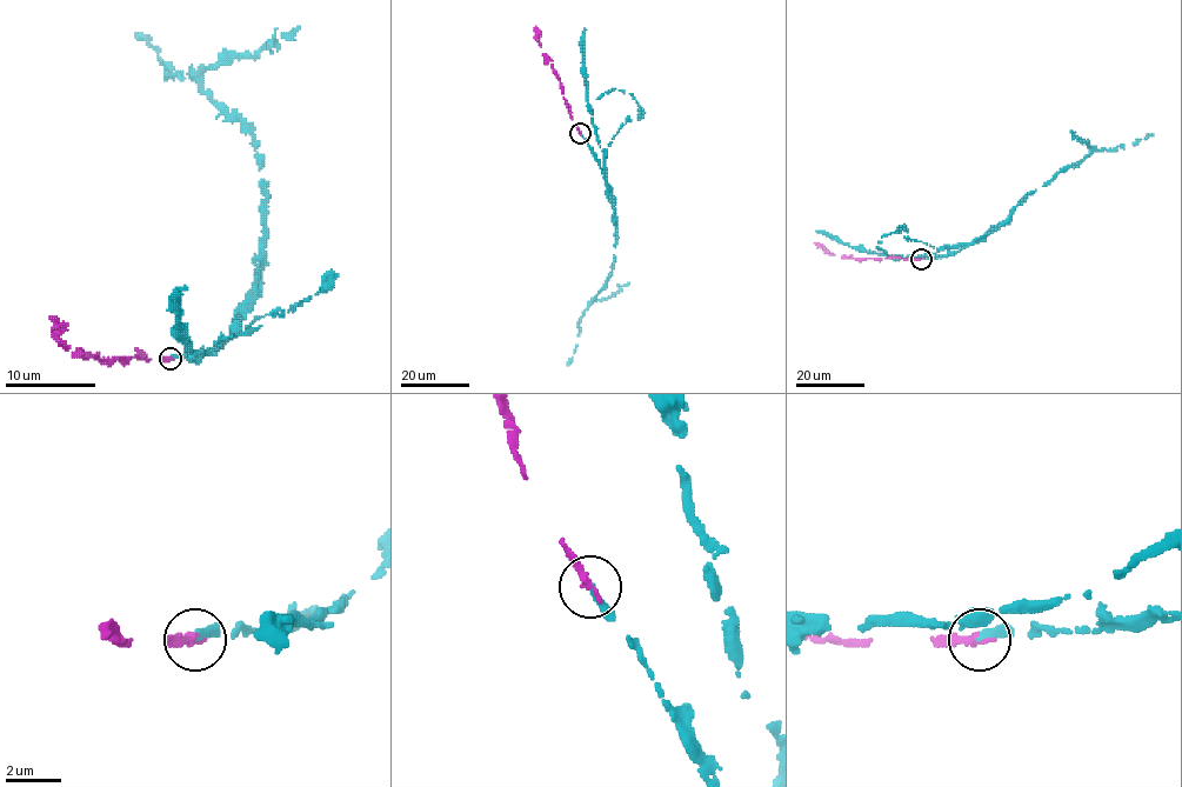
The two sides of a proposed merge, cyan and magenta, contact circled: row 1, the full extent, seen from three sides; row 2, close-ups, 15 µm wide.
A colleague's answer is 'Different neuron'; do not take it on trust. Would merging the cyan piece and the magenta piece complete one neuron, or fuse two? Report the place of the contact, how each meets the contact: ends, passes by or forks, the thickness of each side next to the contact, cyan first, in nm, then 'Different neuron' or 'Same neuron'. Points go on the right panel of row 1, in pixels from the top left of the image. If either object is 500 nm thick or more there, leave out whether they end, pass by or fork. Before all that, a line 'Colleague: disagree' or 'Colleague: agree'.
Colleague: disagree
Place: (921, 259). At the ring cyan ends. At the ring magenta ends. Thickness 260 nm (cyan) against 260 nm. Same neuron

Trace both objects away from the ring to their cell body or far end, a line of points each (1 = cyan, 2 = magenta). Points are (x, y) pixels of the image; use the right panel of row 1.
1: (921, 259), (942, 257), (981, 240), (1027, 195), (1096, 148), (1135, 145), (1154, 134)
2: (921, 259), (843, 258), (828, 253), (814, 242)

